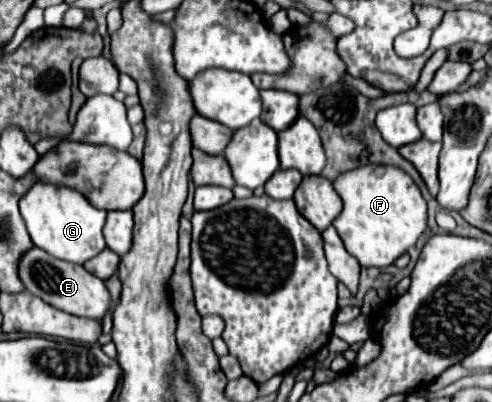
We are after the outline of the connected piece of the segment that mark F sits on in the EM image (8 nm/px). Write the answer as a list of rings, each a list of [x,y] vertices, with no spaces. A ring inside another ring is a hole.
[[[372,163],[356,167],[338,175],[338,179],[332,181],[332,187],[344,203],[342,215],[334,221],[334,227],[344,247],[360,261],[362,267],[392,265],[426,229],[426,201],[410,175],[398,167]]]

